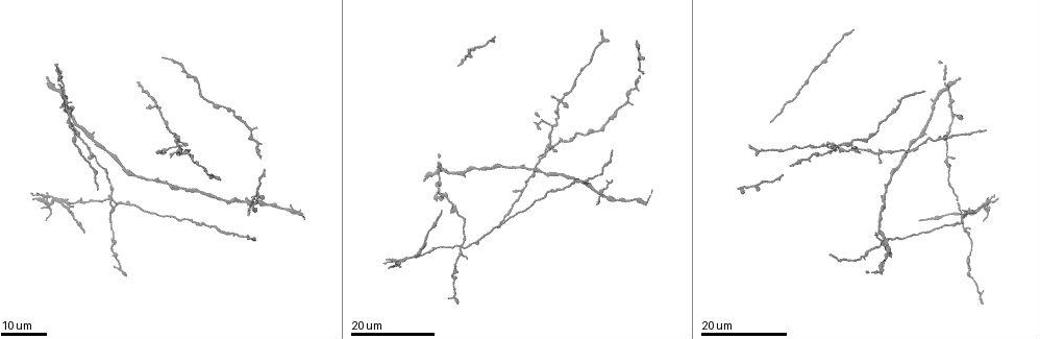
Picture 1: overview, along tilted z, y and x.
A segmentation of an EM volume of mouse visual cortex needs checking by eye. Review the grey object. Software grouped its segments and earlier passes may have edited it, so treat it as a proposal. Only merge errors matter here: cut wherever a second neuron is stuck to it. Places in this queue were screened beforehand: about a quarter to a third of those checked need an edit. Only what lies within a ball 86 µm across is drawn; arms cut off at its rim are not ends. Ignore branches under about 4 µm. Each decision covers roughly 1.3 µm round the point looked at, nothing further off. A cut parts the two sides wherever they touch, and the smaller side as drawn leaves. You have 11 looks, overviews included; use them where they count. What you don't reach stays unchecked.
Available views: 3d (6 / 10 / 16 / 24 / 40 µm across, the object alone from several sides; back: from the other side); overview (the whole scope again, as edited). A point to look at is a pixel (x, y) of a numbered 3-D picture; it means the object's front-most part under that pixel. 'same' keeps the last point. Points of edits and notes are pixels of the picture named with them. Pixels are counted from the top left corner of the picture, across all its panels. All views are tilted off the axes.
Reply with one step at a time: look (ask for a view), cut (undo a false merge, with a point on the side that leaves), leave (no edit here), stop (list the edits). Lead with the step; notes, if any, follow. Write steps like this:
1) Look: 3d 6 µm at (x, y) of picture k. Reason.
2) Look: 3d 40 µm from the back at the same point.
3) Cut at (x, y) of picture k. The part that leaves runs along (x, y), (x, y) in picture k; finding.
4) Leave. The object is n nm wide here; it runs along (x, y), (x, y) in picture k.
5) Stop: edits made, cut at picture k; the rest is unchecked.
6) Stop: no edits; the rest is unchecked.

Look: 3d 16 µm at (439, 181) of picture 1.

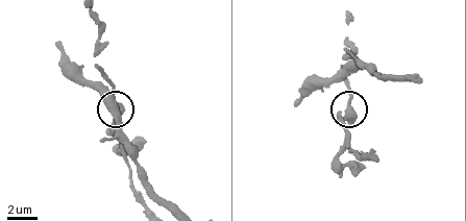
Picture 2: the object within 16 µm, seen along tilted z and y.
Look: 3d 6 µm at (349, 111) of picture 2.

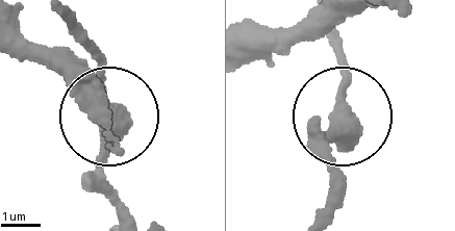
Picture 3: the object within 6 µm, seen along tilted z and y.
Leave. 3 arms meet here; it runs along (336, 18), (344, 105), (320, 143), (326, 163) in picture 3; continuous, no second neuron.

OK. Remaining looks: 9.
Look: 3d 24 µm at (109, 198) of picture 1. Four-way junction.

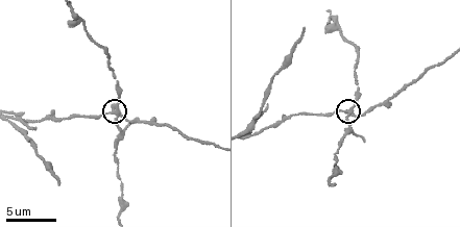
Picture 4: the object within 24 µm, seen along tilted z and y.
Look: 3d 10 µm at (113, 112) of picture 4.

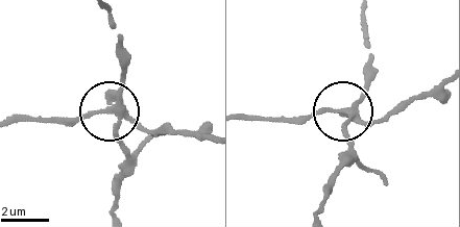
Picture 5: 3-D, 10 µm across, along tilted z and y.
Look: 3d 10 µm from the back at (344, 113) of picture 5.

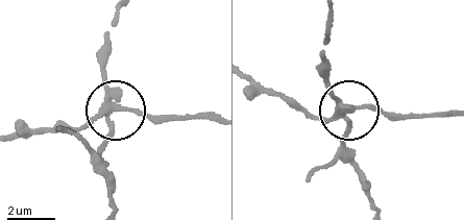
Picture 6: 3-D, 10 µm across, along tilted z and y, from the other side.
Cut at (315, 118) of picture 6. The side arm is 30 µm long; 4 arms meet here; a second neuron is stuck on.

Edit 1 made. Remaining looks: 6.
Look: 3d 24 µm at (857, 148) of picture 1. Three arms meet.

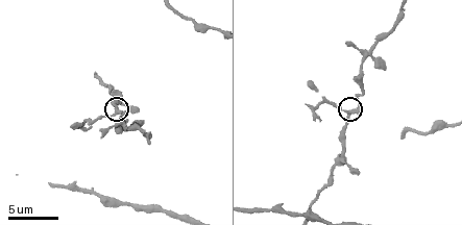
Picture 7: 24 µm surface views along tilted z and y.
Look: 3d 10 µm at (116, 113) of picture 7.

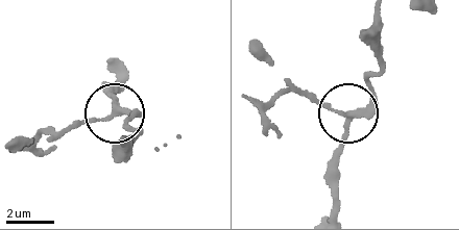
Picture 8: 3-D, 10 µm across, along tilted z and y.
Look: 3d 6 µm at (351, 114) of picture 8.

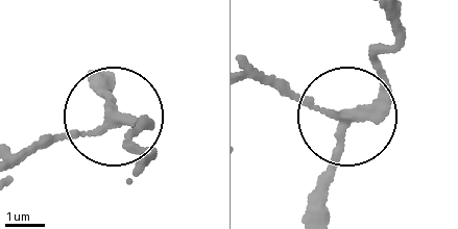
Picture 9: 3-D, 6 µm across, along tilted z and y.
Leave. 3 arms meet here; all the same neuron.

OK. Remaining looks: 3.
Look: 3d 16 µm at (366, 50) of picture 7. Four arms meet.

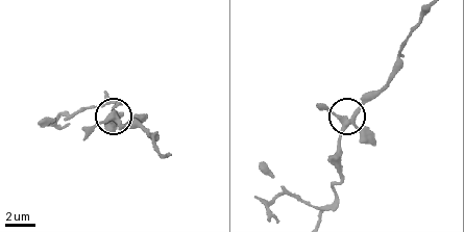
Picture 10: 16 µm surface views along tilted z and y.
Look: 3d 6 µm at (111, 117) of picture 10. Zoom in.

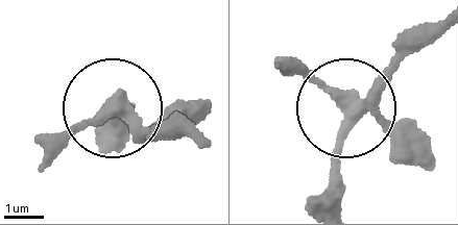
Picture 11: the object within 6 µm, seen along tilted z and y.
Leave. One neuron here.

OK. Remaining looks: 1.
Stop: edits made, cut at picture 6; the rest is unchecked.

